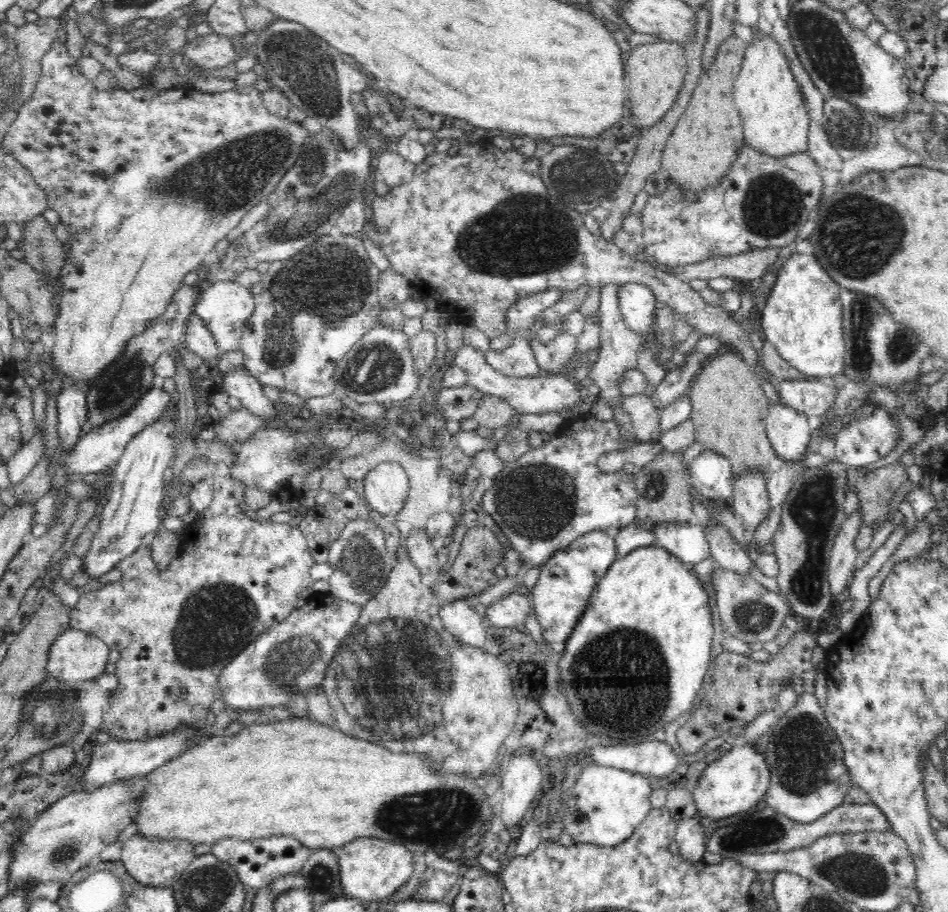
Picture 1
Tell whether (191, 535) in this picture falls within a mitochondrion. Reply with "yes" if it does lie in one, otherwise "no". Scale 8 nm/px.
no

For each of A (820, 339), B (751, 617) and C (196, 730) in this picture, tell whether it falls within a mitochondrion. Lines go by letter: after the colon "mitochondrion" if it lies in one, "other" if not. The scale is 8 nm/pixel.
A: other
B: mitochondrion
C: other

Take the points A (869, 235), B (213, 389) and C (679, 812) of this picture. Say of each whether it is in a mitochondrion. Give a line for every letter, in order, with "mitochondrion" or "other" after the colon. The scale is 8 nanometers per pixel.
A: mitochondrion
B: other
C: other

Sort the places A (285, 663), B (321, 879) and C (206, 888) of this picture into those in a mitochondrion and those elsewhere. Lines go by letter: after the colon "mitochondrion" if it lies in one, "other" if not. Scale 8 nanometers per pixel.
A: mitochondrion
B: mitochondrion
C: mitochondrion

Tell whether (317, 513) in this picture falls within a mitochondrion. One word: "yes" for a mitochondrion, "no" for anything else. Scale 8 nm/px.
no

